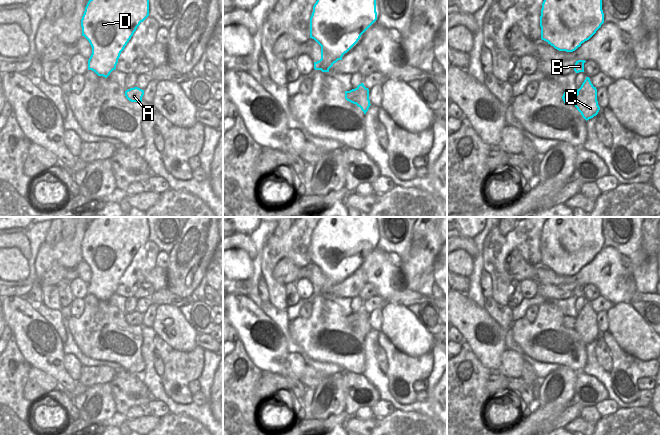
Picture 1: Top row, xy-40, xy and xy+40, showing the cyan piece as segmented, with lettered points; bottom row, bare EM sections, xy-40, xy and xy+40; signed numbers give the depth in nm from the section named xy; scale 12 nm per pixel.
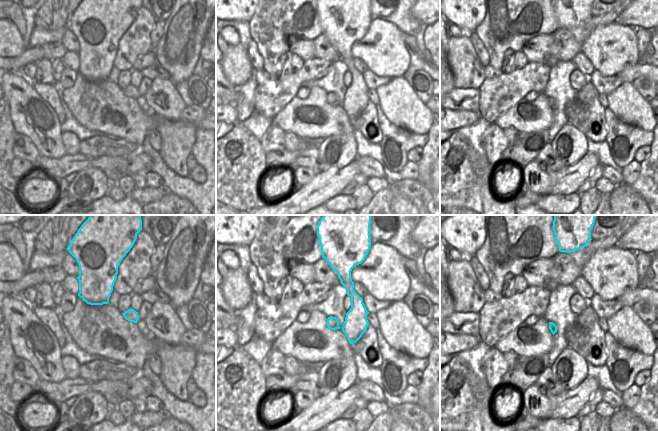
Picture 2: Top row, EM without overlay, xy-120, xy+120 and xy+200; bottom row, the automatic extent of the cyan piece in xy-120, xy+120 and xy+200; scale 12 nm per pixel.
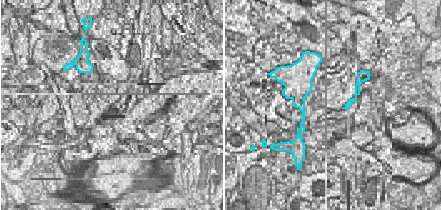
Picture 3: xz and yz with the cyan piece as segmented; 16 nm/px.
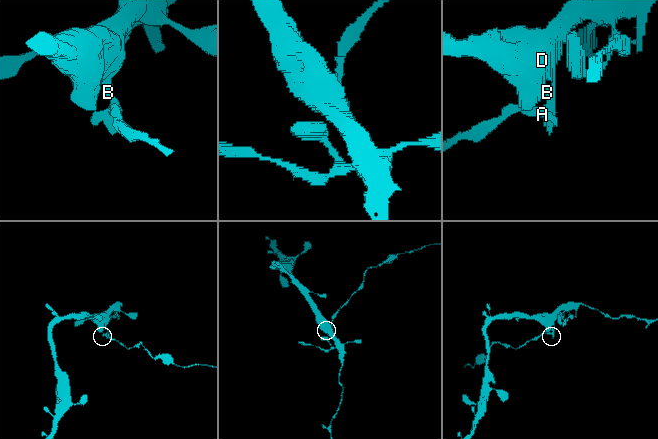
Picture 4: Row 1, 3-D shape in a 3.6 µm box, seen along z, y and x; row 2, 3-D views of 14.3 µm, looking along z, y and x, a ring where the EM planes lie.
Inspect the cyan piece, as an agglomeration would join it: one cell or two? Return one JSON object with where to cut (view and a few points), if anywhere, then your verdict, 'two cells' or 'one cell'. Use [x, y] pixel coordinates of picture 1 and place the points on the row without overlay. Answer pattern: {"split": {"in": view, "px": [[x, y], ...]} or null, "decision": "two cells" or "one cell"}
{"split": {"in": "xy", "px": [[358, 313], [359, 320], [353, 327]]}, "decision": "two cells"}

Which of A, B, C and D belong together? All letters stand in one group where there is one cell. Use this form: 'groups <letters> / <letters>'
groups A / B C D

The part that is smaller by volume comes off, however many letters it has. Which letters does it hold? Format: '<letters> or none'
A

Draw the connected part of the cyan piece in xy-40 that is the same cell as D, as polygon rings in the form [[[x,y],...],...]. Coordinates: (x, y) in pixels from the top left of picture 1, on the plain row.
[[[97,217],[85,231],[82,260],[92,271],[88,294],[107,302],[137,251],[149,240],[146,217]]]

